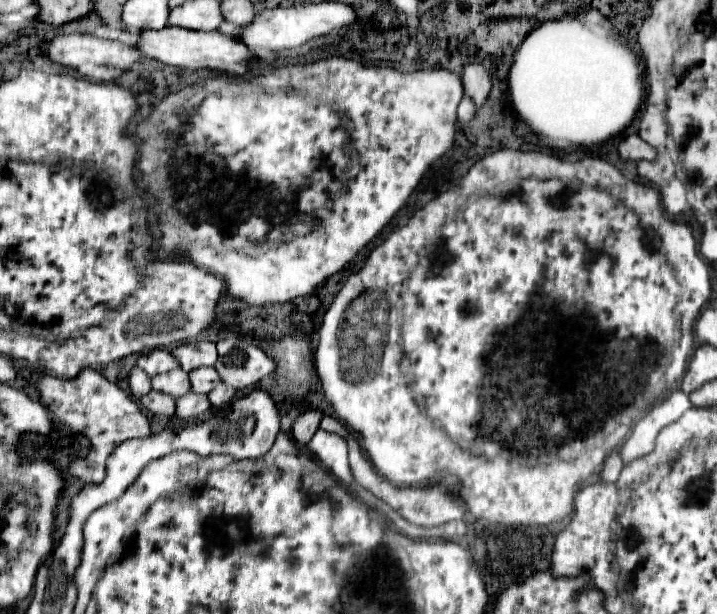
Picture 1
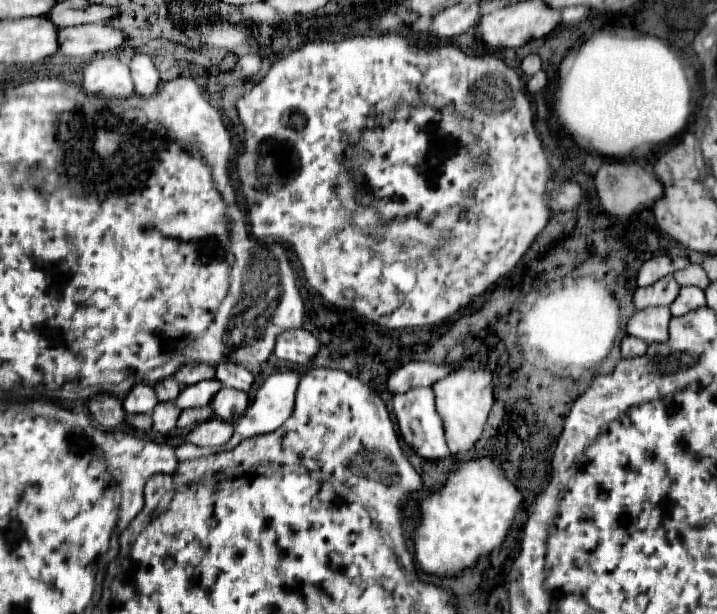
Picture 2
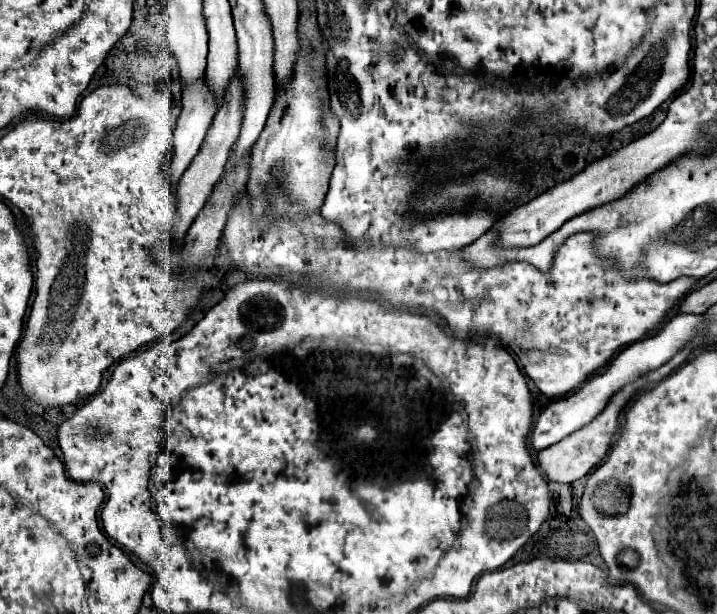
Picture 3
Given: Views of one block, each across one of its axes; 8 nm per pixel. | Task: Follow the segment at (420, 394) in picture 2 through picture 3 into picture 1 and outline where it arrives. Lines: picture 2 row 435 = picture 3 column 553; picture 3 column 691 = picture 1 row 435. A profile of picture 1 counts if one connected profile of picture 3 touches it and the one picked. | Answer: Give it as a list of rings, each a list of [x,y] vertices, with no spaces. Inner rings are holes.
[[[318,430],[316,436],[310,440],[308,450],[326,466],[332,470],[334,476],[338,476],[342,482],[354,484],[350,464],[348,464],[348,444],[342,440],[342,436],[326,430]]]

